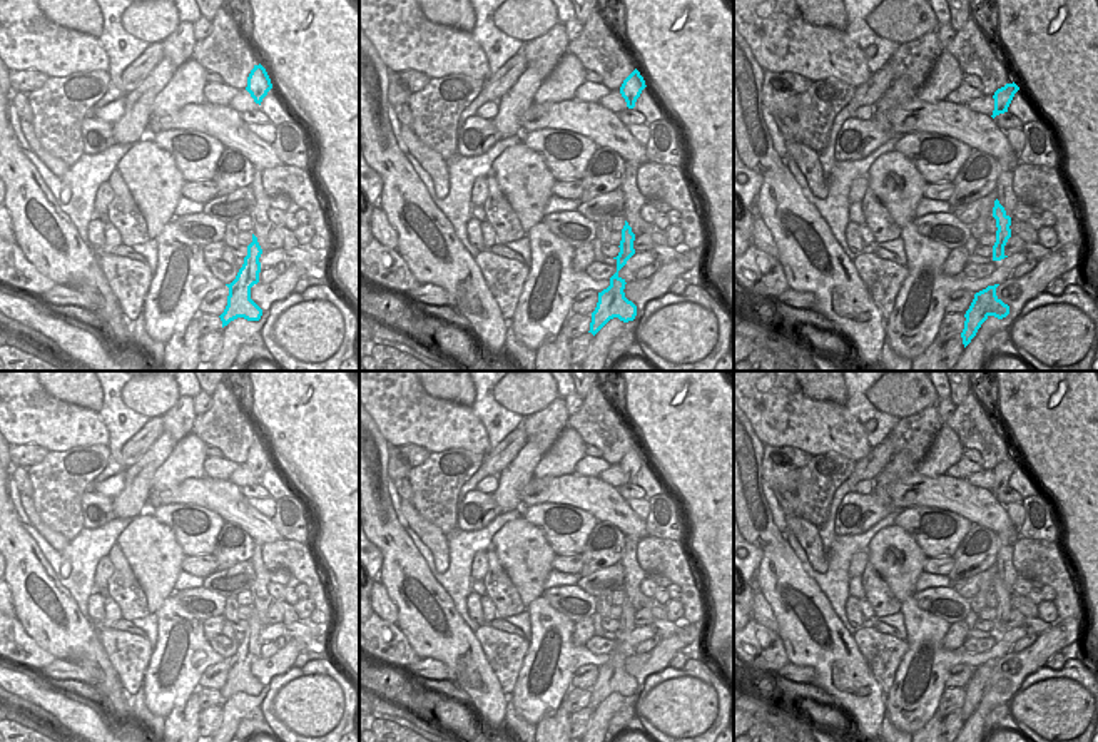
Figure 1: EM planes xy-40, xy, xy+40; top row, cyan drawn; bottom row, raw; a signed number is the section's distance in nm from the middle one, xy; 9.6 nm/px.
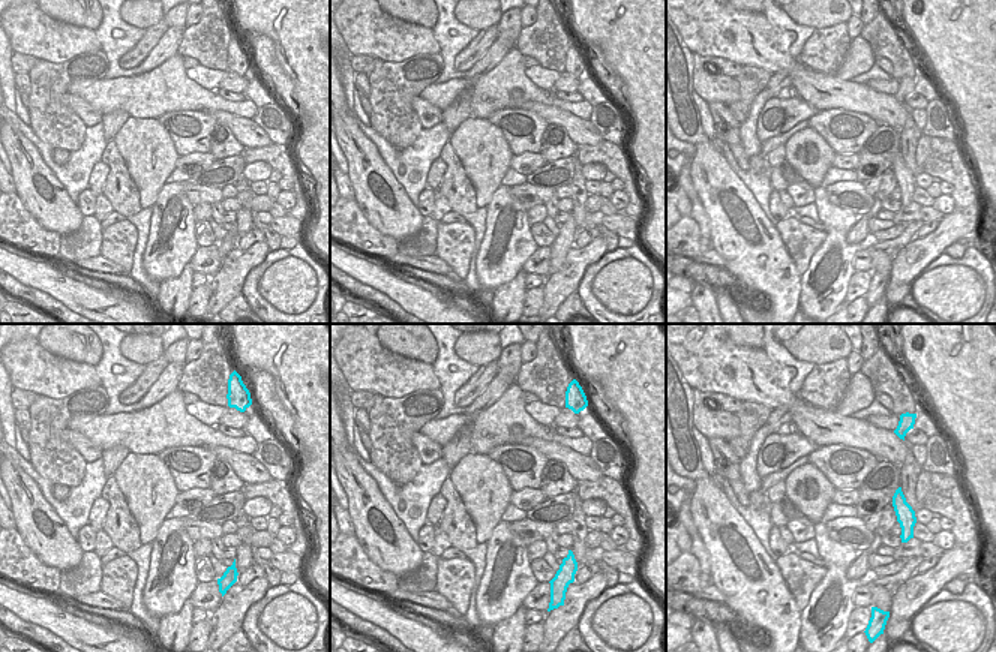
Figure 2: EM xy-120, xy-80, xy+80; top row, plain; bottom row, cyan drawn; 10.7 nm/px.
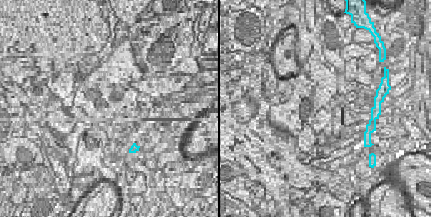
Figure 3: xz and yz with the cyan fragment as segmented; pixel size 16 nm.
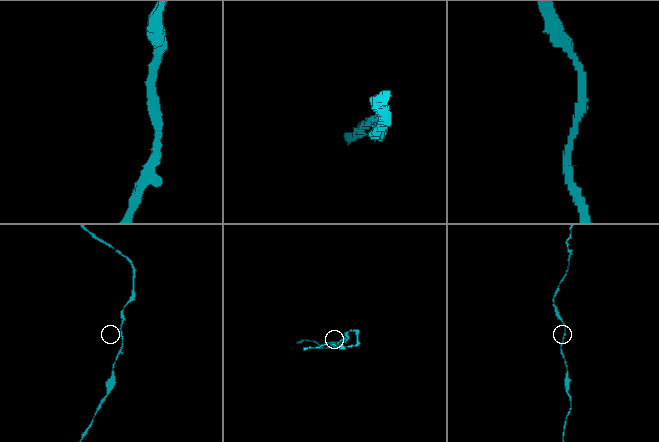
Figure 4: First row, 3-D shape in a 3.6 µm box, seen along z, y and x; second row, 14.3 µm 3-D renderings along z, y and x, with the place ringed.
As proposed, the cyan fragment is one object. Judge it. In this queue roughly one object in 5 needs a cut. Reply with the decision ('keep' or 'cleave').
keep

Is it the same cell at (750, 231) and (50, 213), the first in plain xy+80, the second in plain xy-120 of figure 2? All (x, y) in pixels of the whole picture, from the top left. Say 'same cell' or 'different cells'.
same cell

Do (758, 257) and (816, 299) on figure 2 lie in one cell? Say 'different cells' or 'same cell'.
different cells

